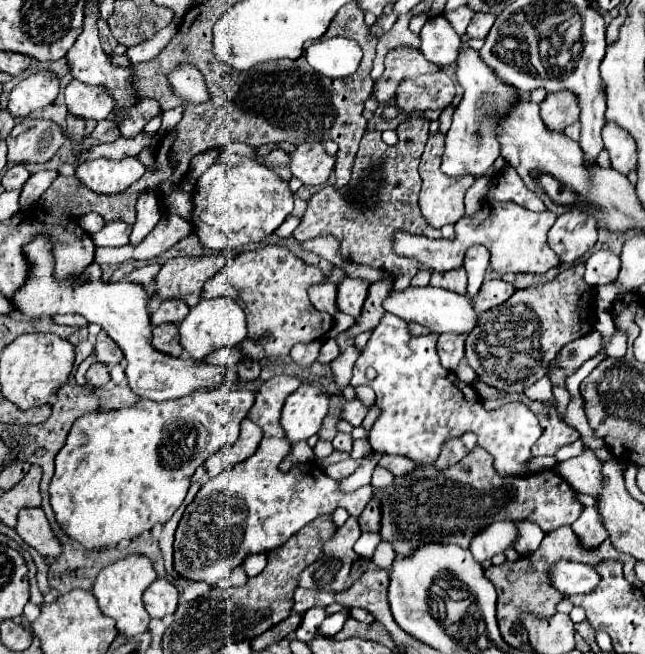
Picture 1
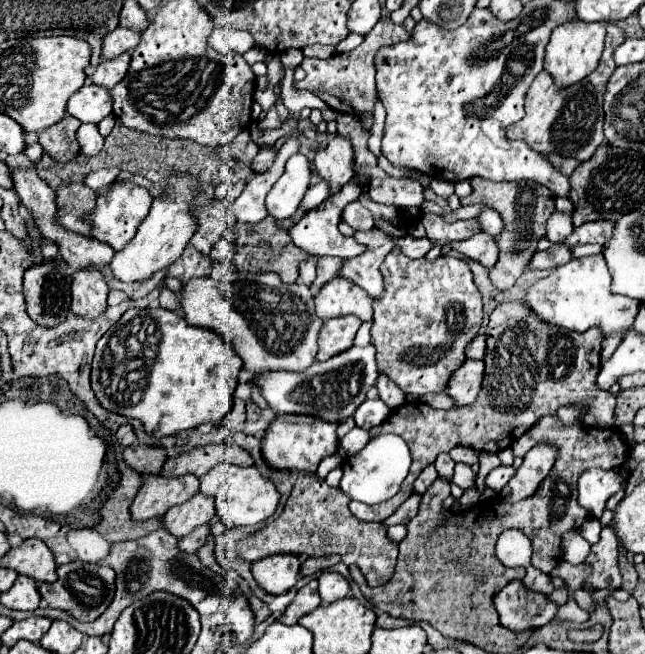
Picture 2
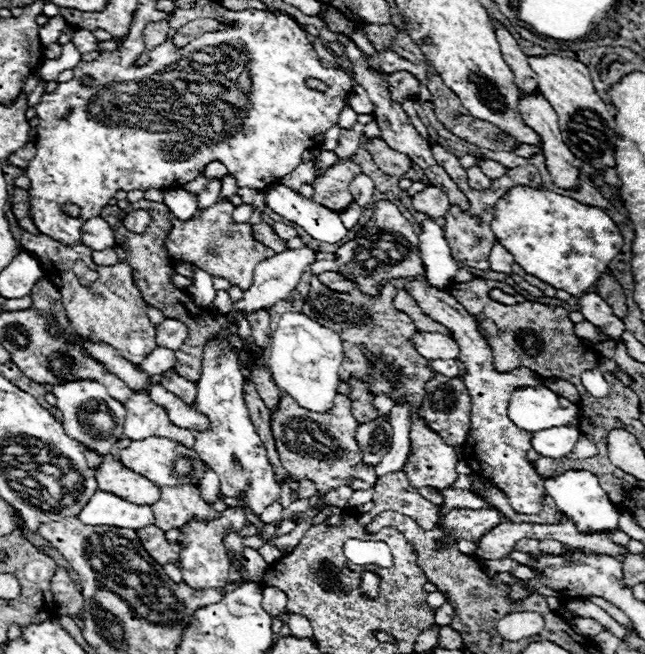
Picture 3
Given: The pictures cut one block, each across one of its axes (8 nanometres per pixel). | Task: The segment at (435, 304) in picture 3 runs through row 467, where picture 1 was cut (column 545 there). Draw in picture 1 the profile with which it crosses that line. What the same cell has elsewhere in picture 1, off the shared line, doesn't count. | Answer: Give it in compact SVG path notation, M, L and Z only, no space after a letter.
M476 446L466 458L462 458L452 468L446 468L444 472L428 464L424 468L416 468L410 474L398 476L394 484L386 490L380 490L378 496L382 506L380 534L384 540L394 544L398 556L410 554L410 550L422 542L450 542L468 548L470 536L496 520L530 520L536 522L544 532L552 532L564 524L572 524L584 510L572 486L556 470L542 470L528 476L500 476L494 470L494 458L482 446Z

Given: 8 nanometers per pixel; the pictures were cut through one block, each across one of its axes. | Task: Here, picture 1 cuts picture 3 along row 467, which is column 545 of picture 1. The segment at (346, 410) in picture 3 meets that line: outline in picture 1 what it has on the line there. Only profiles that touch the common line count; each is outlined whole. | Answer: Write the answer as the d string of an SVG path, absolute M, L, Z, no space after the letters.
M578 262L568 270L560 272L552 282L516 290L516 294L510 296L500 306L482 312L478 326L466 338L466 362L476 370L478 374L476 380L482 380L490 386L508 392L522 392L524 388L532 386L538 378L546 374L546 362L554 358L554 352L566 346L566 342L572 342L588 334L594 328L594 320L596 320L596 308L594 308L592 286L584 282L584 264Z

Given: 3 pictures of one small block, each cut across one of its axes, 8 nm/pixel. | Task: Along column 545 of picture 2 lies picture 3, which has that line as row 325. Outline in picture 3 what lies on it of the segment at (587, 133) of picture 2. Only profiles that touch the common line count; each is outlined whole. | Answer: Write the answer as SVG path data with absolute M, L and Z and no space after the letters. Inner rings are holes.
M22 232L20 244L24 250L32 252L40 260L40 266L46 272L46 278L54 286L58 286L58 290L62 292L68 320L78 336L92 340L92 342L102 342L102 344L112 346L118 352L118 356L126 358L128 362L132 362L136 366L142 364L142 360L154 348L158 348L156 328L148 320L148 314L146 314L148 304L142 300L140 290L134 286L132 268L128 264L118 262L116 266L98 266L92 262L92 248L86 248L84 244L66 246L66 244L60 244L48 236L44 236L44 234L34 236L30 232ZM74 260L82 260L82 262L86 262L86 266L96 270L100 274L100 284L94 284L90 288L80 286L78 278L72 272ZM92 292L98 292L100 296L94 296Z

